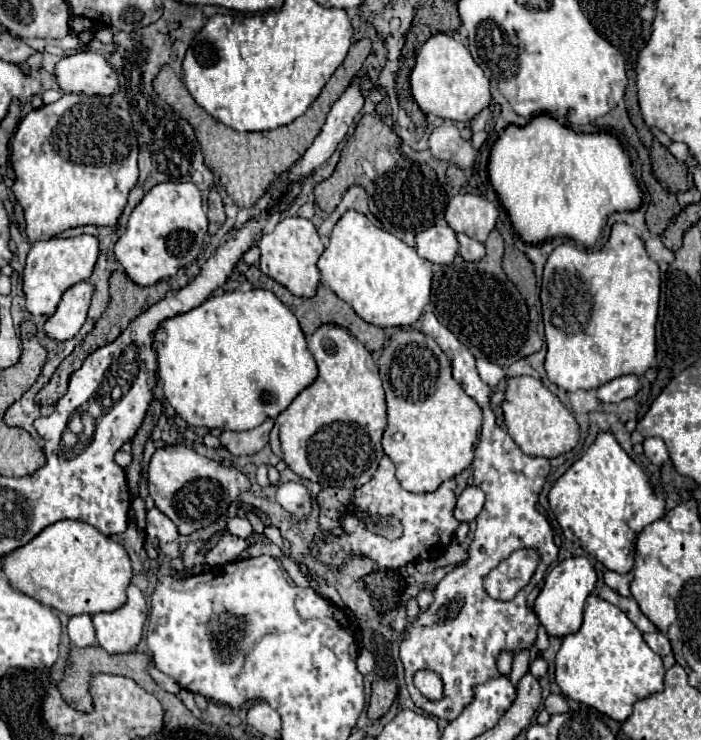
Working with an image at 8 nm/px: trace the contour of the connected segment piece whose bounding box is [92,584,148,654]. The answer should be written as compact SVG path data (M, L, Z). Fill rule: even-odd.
M130 584L128 600L122 608L92 616L98 644L108 654L128 654L130 650L136 650L142 640L146 614L148 608L142 592Z

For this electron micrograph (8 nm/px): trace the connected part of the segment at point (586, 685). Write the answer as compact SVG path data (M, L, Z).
M590 594L584 608L584 622L578 632L564 636L556 656L556 684L566 698L582 702L616 722L624 722L634 702L664 690L664 664L652 652L642 632L614 604Z

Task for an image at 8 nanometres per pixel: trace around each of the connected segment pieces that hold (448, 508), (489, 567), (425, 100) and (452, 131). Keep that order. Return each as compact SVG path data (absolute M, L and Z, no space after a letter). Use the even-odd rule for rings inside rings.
M384 456L376 474L374 474L374 478L354 492L354 502L362 510L370 510L378 516L398 516L402 526L404 526L404 536L400 540L384 540L382 536L376 536L376 534L364 530L364 526L356 518L346 514L340 520L342 528L346 530L346 536L326 540L326 542L314 542L312 552L316 554L316 558L320 562L330 564L330 566L340 566L352 554L364 554L364 556L372 558L378 566L406 566L410 562L434 560L440 554L444 554L444 550L452 542L454 532L460 524L452 516L452 510L454 510L454 504L456 504L454 488L456 488L454 480L446 480L436 492L430 492L430 494L406 492L394 476L392 460L388 456Z
M432 312L422 316L422 332L430 334L442 352L452 362L452 376L464 388L464 392L476 400L476 404L484 412L482 436L474 452L472 476L474 486L478 486L486 494L486 502L482 512L476 518L474 540L468 546L468 558L462 560L452 572L448 572L434 590L434 602L418 614L414 622L408 622L402 644L400 644L400 660L406 670L406 686L414 700L414 704L428 714L452 722L458 718L462 708L472 700L472 686L498 678L496 656L500 650L512 650L518 654L524 648L532 648L538 630L538 618L526 606L526 596L536 588L542 580L546 568L558 558L558 548L554 544L553 528L548 518L536 510L536 502L540 492L550 476L550 462L546 458L526 456L510 438L510 434L496 424L496 414L490 408L492 390L478 376L474 366L476 358L468 352L468 348L446 328L442 326ZM520 548L538 548L540 566L534 578L514 600L502 602L494 600L484 590L486 576L512 552ZM418 670L432 670L444 680L446 698L440 702L428 702L422 694L412 686L412 678Z
M436 34L420 48L416 54L416 66L410 74L410 88L424 114L434 114L454 122L470 122L492 102L490 80L474 62L468 48L450 34Z
M444 122L430 134L430 150L436 158L456 162L462 168L472 166L476 158L476 150L470 142L460 138L460 132L452 122Z

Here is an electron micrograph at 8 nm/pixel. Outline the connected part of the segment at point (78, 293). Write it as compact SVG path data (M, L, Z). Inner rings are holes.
M78 282L68 288L56 308L56 312L46 320L46 334L54 340L70 340L74 338L86 322L86 312L90 308L90 300L94 294L94 286L90 282Z

